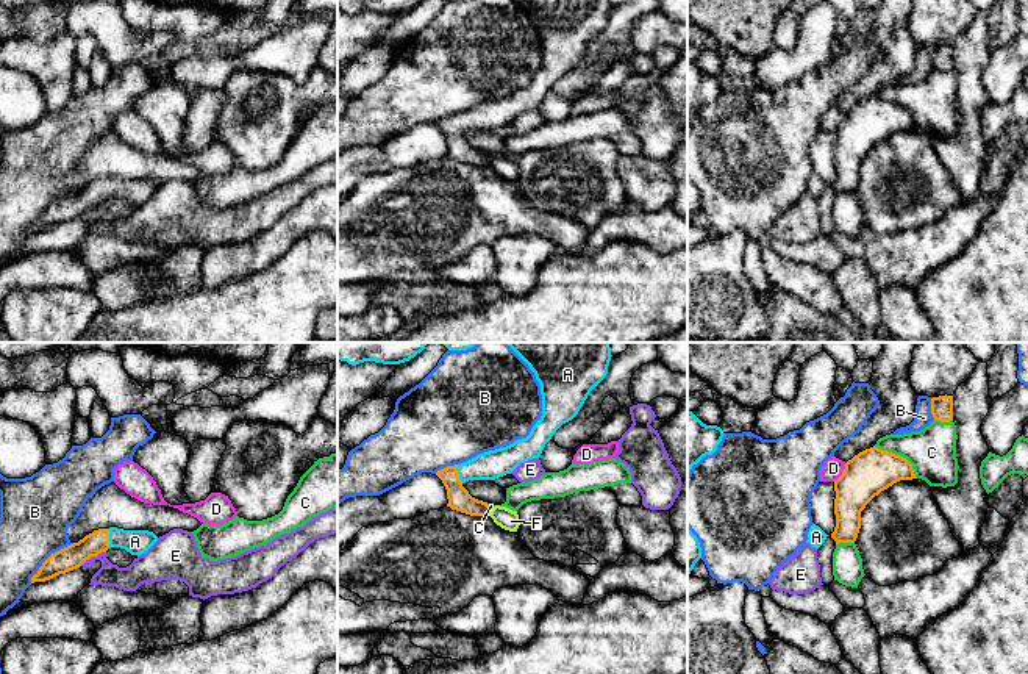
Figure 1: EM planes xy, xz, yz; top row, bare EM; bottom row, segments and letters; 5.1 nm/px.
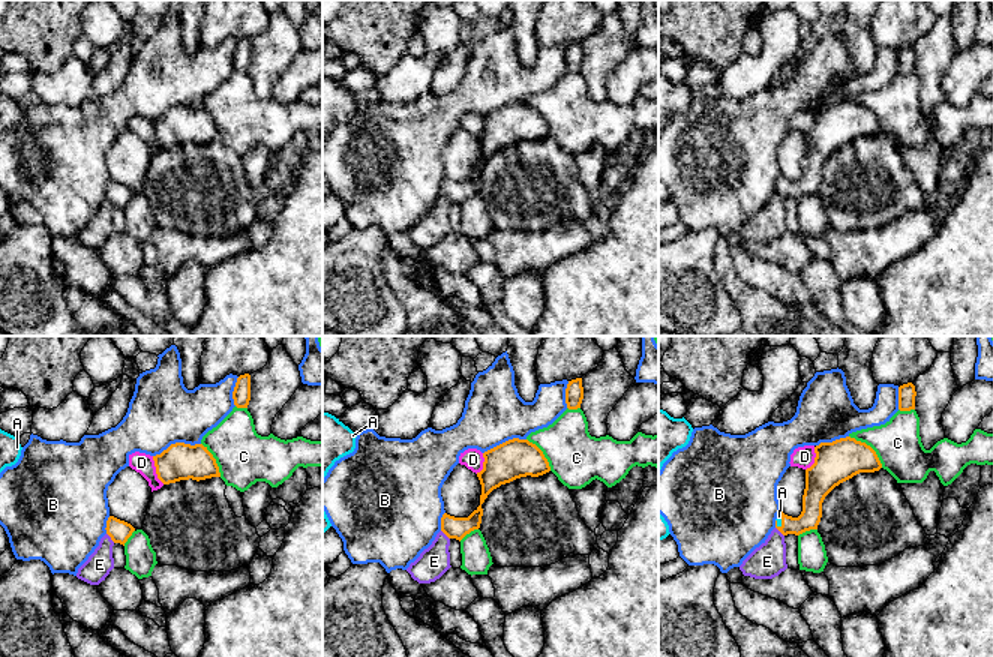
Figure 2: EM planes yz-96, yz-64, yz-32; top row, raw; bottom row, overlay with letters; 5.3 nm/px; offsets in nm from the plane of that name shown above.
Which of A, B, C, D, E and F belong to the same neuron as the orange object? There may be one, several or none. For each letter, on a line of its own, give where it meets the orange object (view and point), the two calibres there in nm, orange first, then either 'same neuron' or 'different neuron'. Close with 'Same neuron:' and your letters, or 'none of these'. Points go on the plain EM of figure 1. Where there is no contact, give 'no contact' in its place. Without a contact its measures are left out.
A: xz (458, 124) | 120/150 nm | same neuron
B: xy (49, 207) | 120/360 nm | different neuron
C: yz (899, 105) | 240/240 nm | different neuron
D: yz (842, 122) | 240/110 nm | different neuron
E: xy (92, 205) | 120/130 nm | different neuron
F: xz (489, 161) | 120/110 nm | different neuron
Same neuron: A

